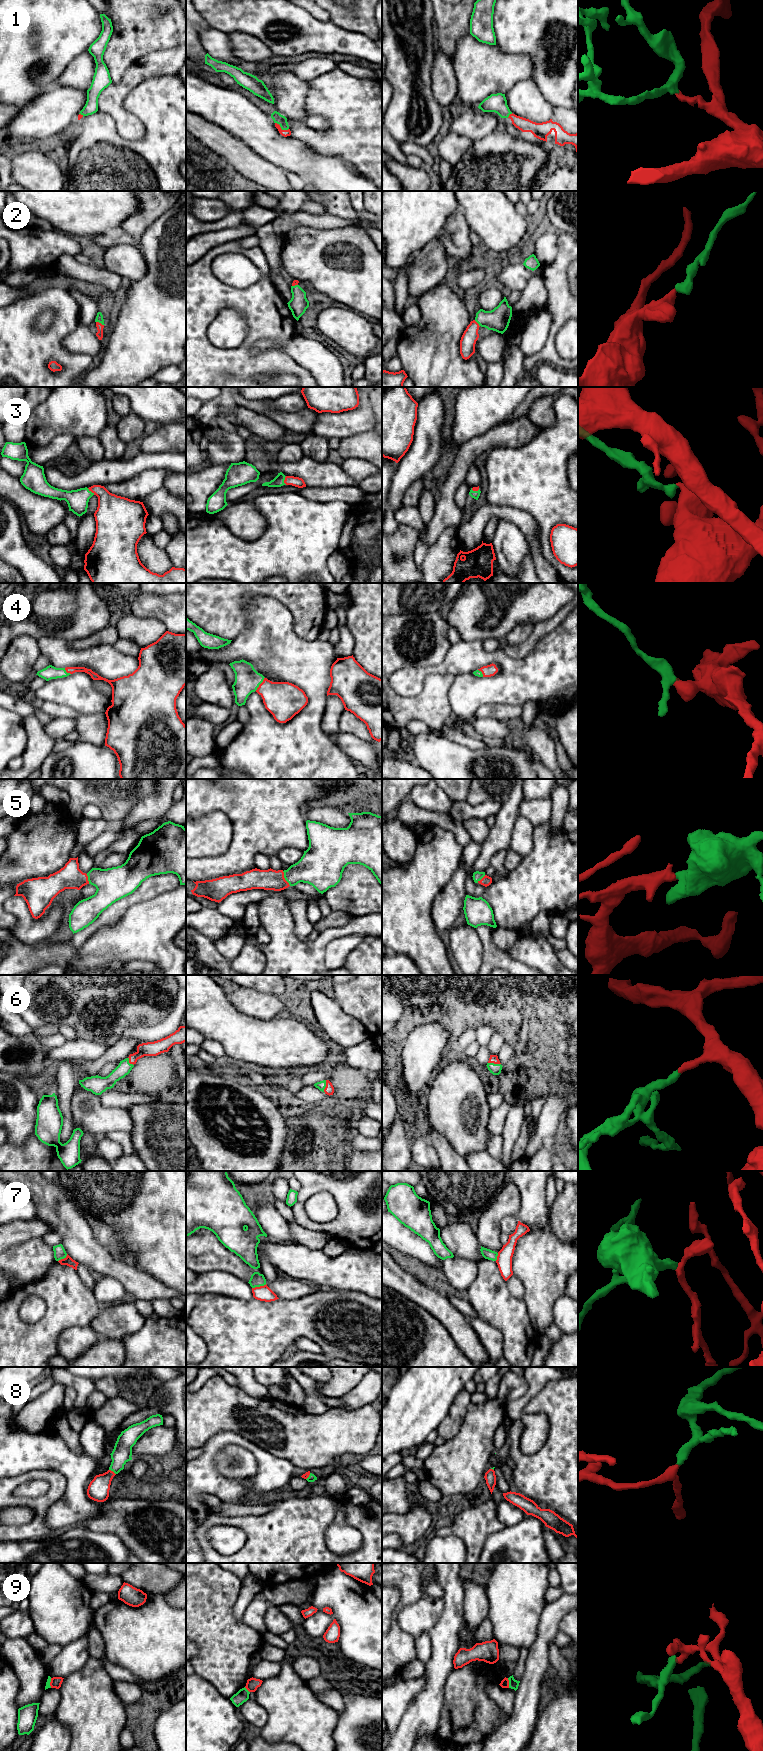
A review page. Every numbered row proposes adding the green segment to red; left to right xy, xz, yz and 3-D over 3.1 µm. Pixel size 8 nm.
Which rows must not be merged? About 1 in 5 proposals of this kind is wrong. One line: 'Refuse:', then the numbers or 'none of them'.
Refuse: 7, 9

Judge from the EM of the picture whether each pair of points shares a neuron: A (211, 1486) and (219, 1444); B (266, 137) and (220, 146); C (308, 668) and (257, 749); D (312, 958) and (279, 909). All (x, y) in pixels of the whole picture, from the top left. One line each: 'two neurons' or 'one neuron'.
A: one neuron
B: two neurons
C: one neuron
D: one neuron

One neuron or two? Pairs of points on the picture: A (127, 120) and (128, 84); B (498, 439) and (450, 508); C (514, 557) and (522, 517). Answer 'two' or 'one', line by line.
A: one
B: one
C: two

